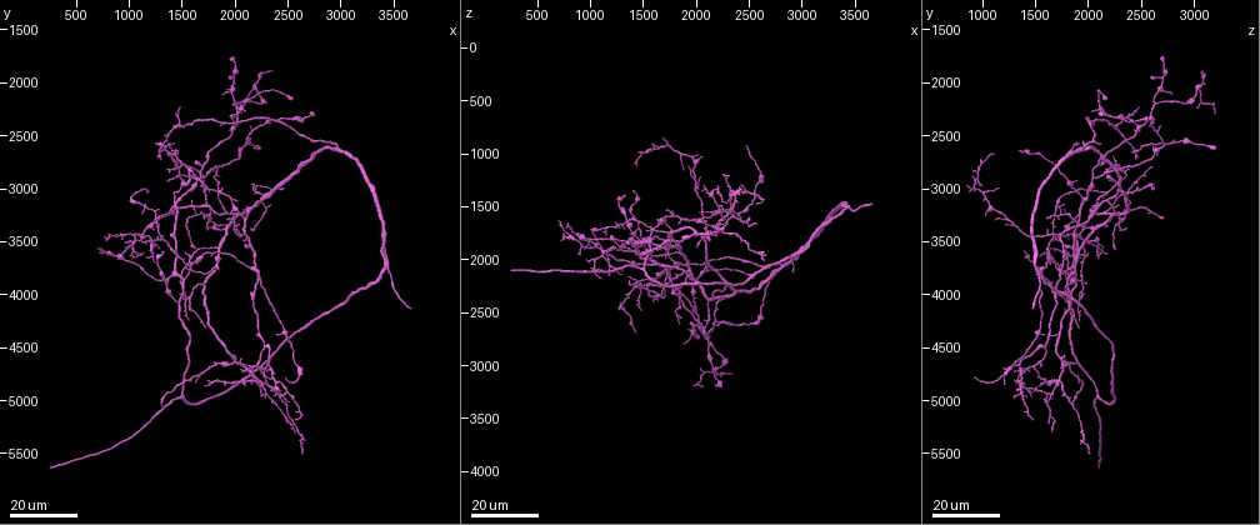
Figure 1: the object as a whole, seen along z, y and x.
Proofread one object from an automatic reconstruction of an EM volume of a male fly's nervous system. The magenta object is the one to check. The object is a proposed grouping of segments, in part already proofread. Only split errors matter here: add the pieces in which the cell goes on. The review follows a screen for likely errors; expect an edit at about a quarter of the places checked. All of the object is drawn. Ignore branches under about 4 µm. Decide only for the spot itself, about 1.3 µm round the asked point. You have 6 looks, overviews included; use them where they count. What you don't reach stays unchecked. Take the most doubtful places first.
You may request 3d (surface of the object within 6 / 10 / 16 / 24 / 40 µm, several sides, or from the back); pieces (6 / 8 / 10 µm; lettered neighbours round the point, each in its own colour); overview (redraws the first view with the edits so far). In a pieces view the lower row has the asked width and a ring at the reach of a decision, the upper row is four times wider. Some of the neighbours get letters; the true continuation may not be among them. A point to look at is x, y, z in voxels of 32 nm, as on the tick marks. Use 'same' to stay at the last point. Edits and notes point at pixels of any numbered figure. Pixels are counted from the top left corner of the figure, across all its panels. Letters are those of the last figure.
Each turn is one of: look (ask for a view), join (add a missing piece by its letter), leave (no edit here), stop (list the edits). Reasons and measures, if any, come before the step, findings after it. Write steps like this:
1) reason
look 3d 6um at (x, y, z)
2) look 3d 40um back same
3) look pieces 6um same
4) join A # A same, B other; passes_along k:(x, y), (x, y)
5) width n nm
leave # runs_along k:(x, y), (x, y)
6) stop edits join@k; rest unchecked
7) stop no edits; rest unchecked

tapers out
look 3d 24um at (1440, 2560, 2660)

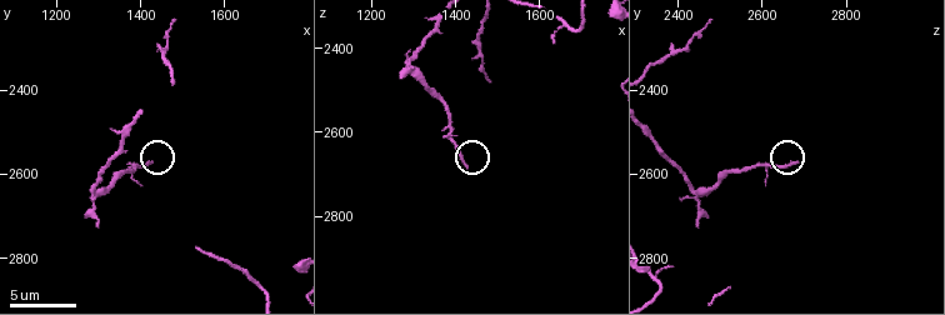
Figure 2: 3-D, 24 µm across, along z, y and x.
what lies round it
look pieces 6um at (1425, 2565, 2675)

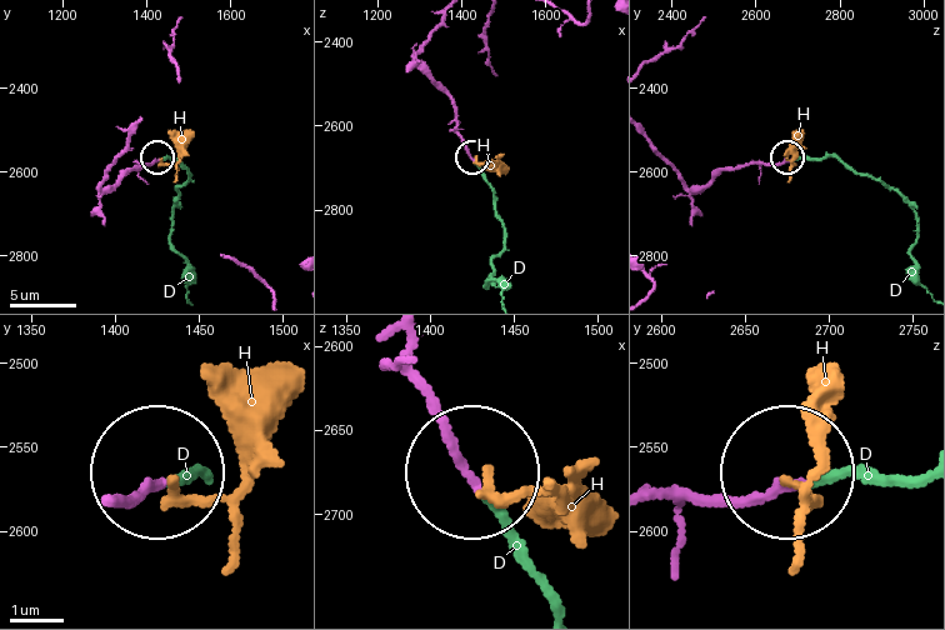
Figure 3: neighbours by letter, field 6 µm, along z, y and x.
join D # D same, H other; passes_along 3:(406, 348), (411, 383), (545, 598); it goes on there

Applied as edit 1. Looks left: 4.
branch stops here
look 3d 16um at (240, 5620, 2120)

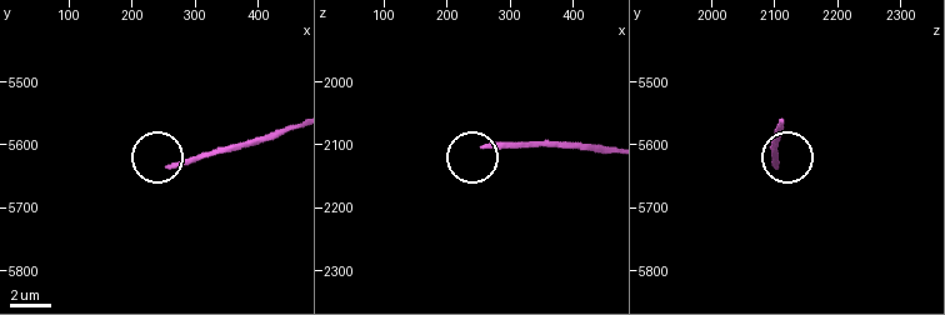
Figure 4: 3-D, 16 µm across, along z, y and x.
what lies round it
look pieces 10um at (260, 5635, 2100)

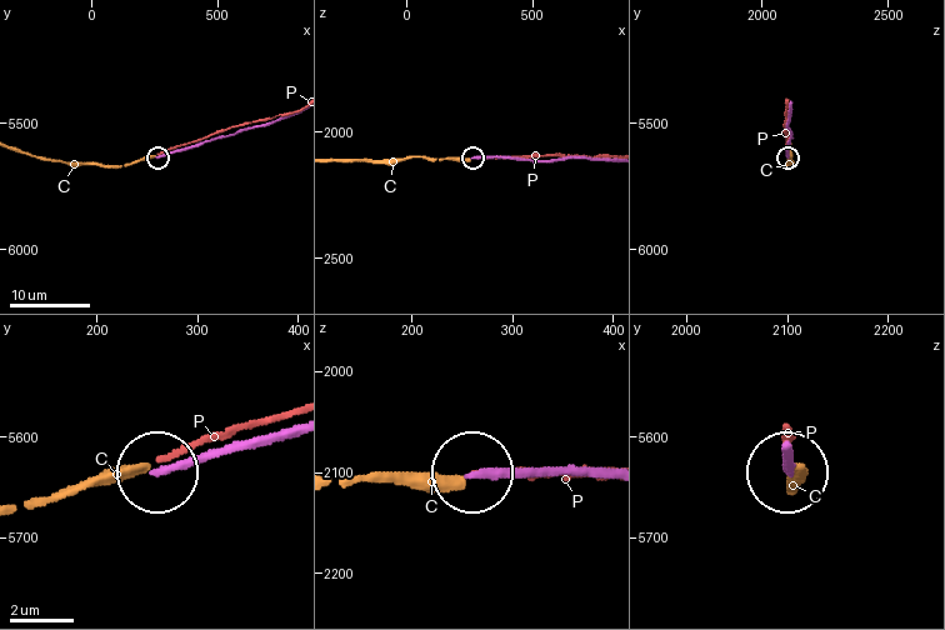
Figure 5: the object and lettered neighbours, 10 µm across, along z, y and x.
width 210 nm
leave # C other, P other; runs_along 5:(275, 120), (158, 156); no lettered piece goes on from it

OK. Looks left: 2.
branch stops here
look 3d 16um at (3640, 4120, 1480)

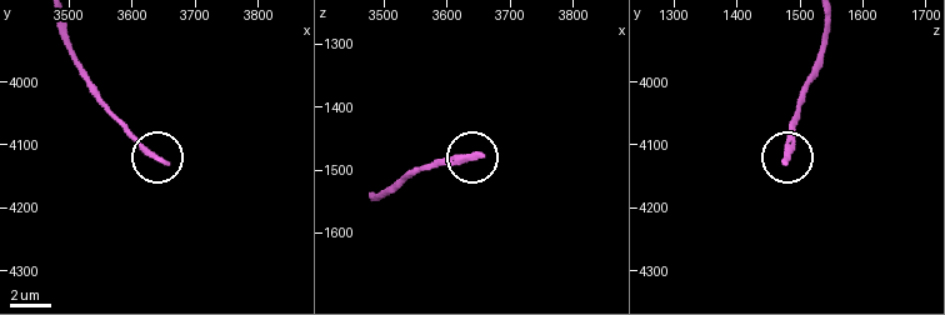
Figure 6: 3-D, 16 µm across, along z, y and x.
look pieces 8um at (3655, 4125, 1480)

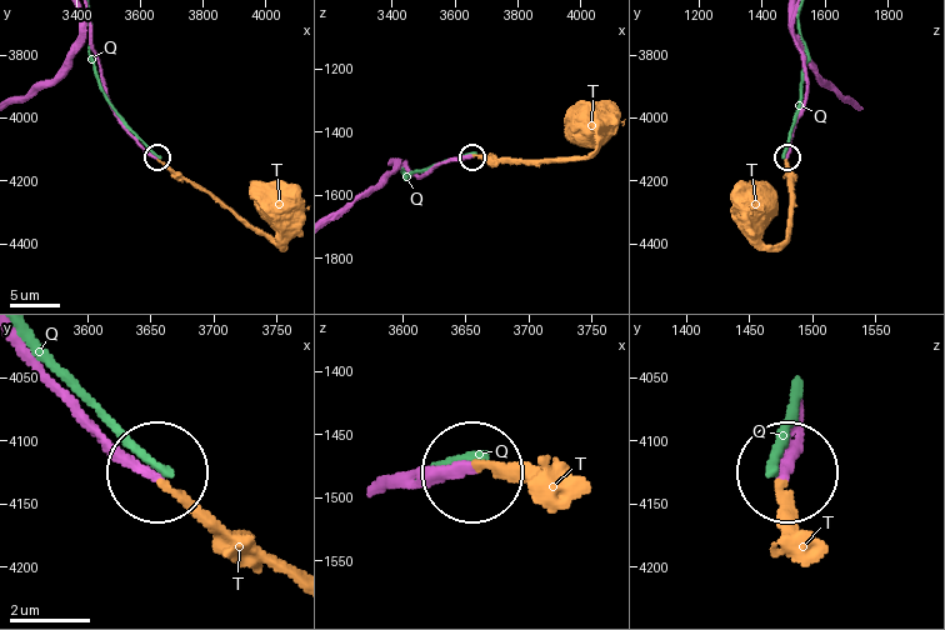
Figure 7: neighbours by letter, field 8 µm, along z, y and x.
join T # Q other, T same; passes_along 7:(793, 134), (786, 159), (788, 236), (771, 246), (761, 230); the cell continues

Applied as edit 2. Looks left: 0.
stop edits join@3, join@7; rest unchecked

